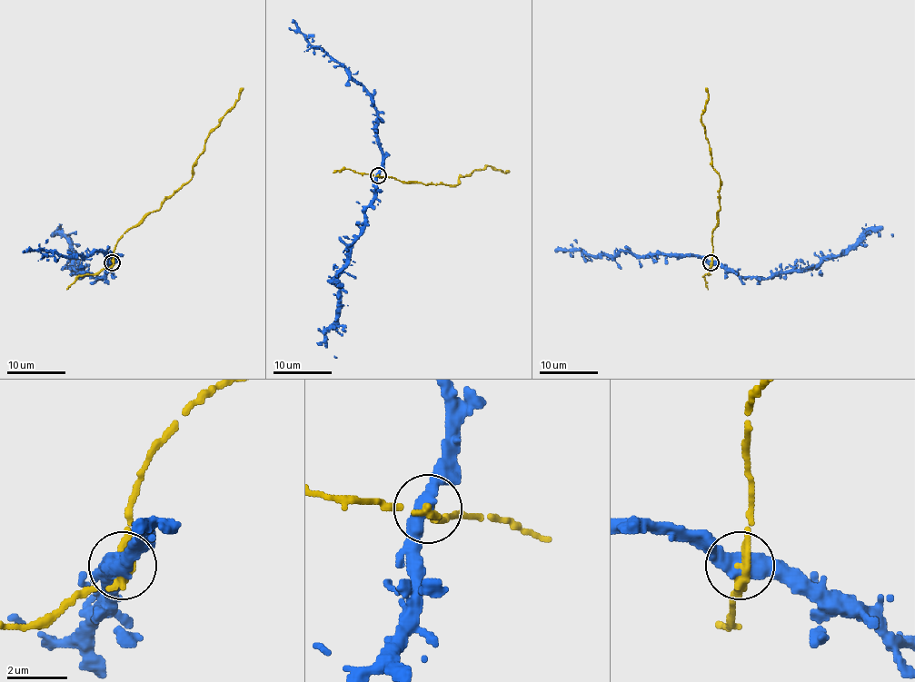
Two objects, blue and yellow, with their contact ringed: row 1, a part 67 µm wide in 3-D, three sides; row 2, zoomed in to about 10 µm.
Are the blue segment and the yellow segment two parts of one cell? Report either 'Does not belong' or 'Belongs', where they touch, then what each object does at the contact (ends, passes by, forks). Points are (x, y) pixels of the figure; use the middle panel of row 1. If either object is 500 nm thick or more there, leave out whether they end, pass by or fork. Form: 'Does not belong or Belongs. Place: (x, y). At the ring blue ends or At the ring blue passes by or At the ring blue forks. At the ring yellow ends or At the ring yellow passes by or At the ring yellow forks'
Does not belong. Place: (378, 175). At the ring blue passes by. At the ring yellow passes by

